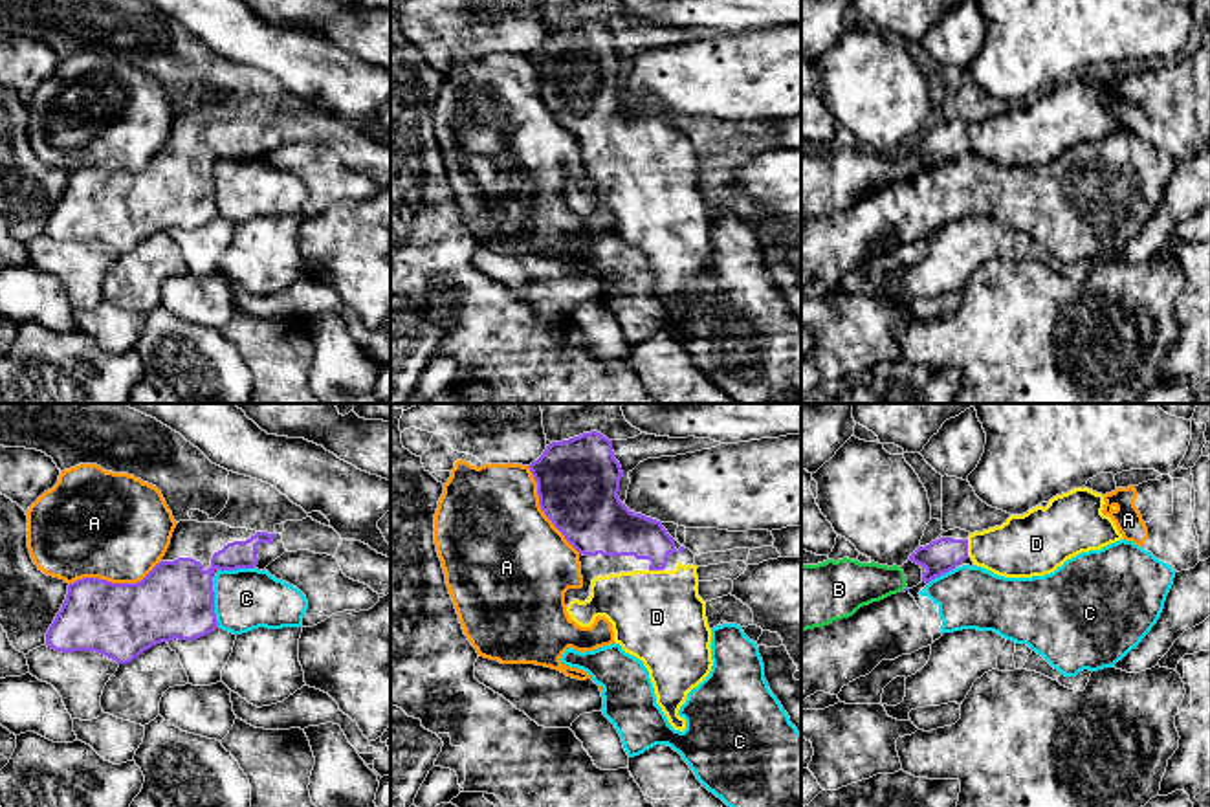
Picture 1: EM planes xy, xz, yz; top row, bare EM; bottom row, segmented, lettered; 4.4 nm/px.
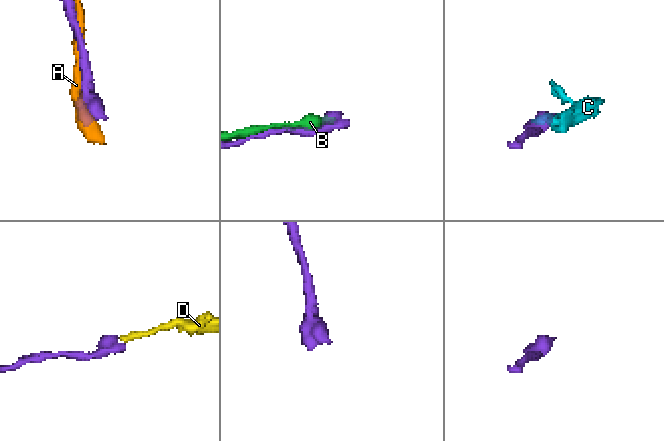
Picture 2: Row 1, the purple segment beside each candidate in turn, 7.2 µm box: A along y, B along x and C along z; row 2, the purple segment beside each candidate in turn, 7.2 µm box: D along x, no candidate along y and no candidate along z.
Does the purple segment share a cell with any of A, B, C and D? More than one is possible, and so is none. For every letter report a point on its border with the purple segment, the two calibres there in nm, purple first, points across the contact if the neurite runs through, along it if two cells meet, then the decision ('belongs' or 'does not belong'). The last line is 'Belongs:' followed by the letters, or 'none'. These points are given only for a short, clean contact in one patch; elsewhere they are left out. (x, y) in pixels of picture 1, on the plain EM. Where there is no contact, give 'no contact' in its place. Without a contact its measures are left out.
A: meets purple in xy at (114, 173); 340 nm thick on the purple side, 480 nm on the other; does not belong
B: meets purple in yz at (904, 178); 20 nm thick on the purple side, 220 nm on the other; does not belong
C: meets purple in xy at (213, 198); 340 nm thick on the purple side, 280 nm on the other; does not belong
D: meets purple in yz at (967, 136); 150 nm thick on the purple side, 260 nm on the other; runs through yz (941, 145), (967, 136), (1023, 136); belongs
Belongs: D

